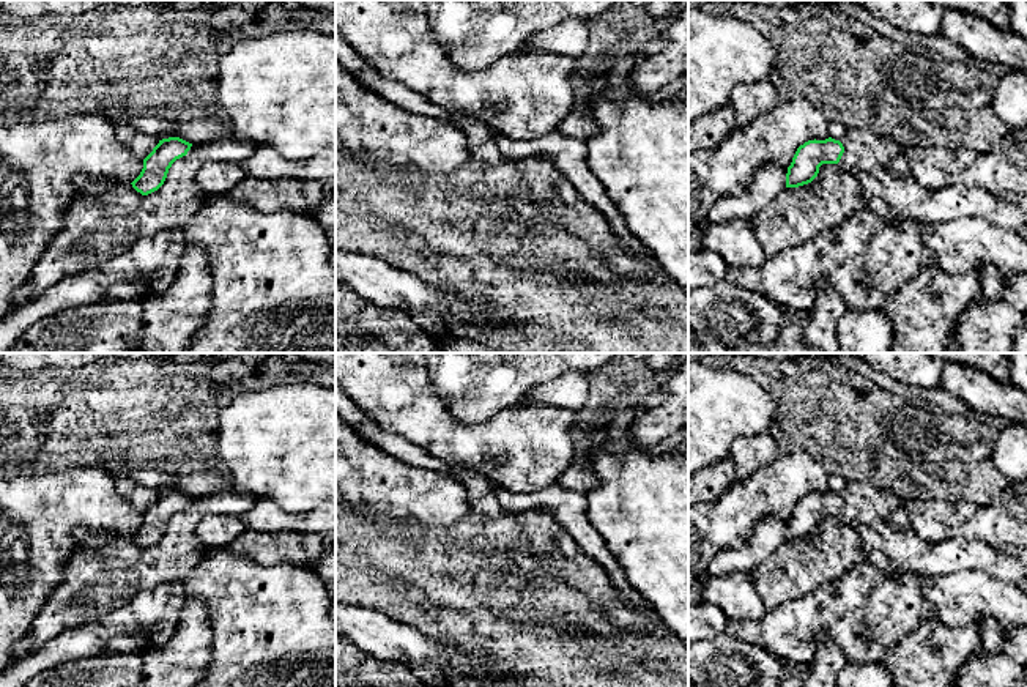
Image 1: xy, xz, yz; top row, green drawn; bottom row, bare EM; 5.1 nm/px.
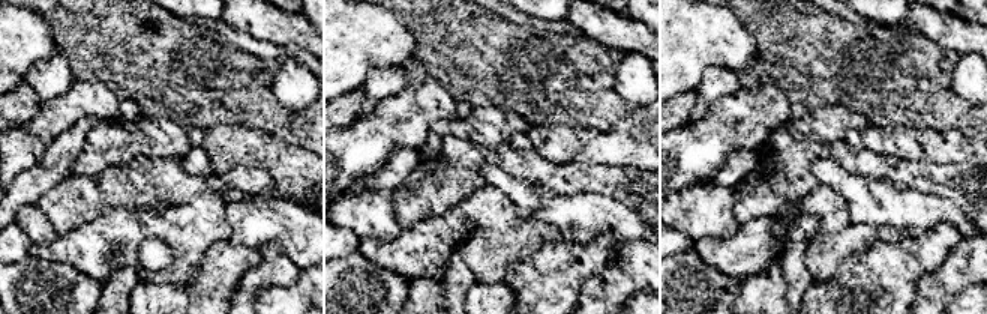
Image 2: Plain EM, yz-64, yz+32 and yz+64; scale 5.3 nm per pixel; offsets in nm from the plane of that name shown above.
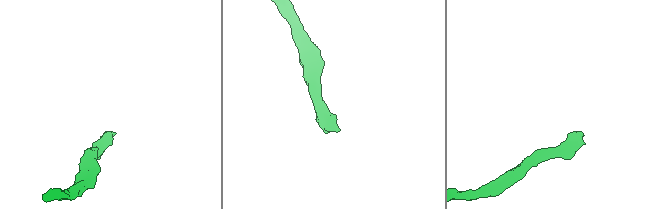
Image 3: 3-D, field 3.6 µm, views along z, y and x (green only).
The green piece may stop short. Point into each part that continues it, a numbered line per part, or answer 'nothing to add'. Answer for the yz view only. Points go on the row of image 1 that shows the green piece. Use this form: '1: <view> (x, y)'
1: yz (863, 150)

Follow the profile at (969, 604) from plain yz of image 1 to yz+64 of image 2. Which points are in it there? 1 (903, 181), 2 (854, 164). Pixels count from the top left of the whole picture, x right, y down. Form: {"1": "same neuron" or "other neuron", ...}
{"1": "other neuron", "2": "other neuron"}

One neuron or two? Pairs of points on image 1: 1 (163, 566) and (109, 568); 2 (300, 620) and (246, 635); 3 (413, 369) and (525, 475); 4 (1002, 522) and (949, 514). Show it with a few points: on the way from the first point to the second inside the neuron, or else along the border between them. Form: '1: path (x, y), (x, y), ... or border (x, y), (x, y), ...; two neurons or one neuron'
1: path (150, 568), (122, 568); one neuron
2: path (287, 620), (274, 620), (259, 635); one neuron
3: path (422, 404), (463, 445), (490, 446); one neuron
4: path (989, 522), (961, 519); one neuron

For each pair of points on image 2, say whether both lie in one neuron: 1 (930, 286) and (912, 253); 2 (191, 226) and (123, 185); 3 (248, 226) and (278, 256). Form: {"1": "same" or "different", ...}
{"1": "different", "2": "different", "3": "different"}

